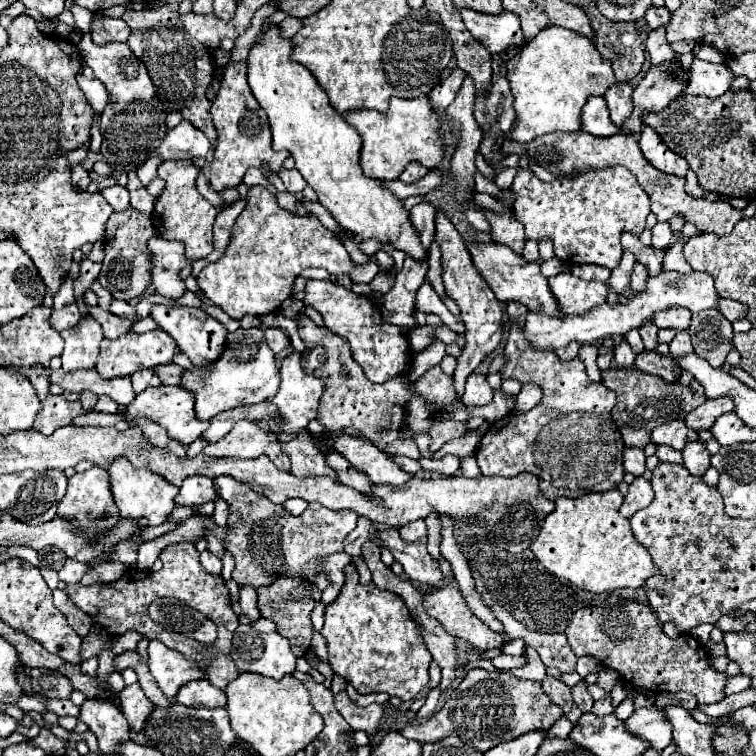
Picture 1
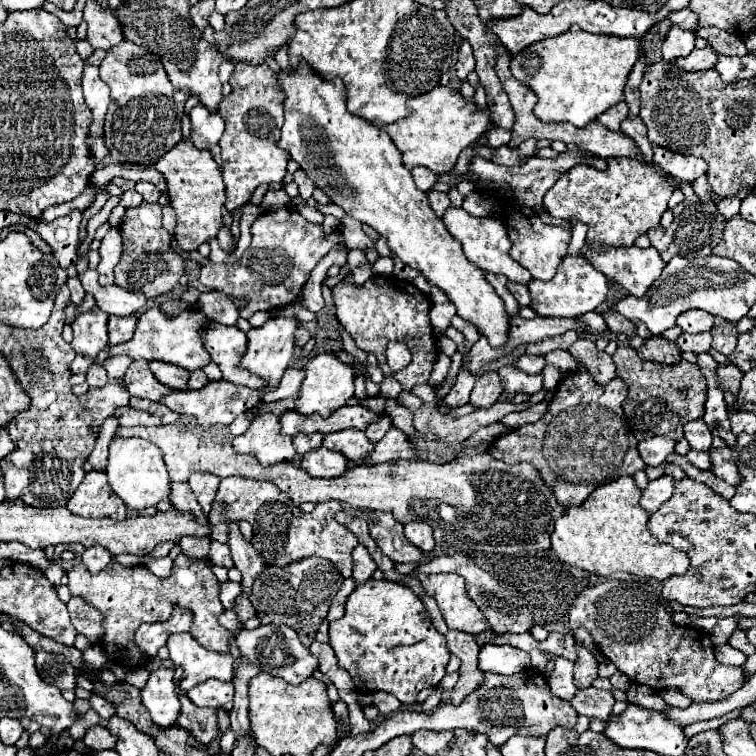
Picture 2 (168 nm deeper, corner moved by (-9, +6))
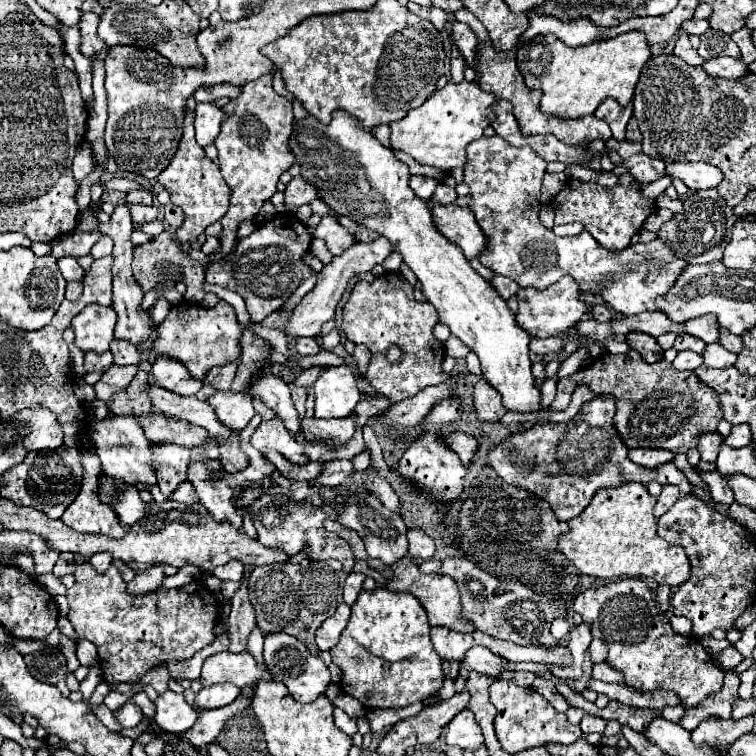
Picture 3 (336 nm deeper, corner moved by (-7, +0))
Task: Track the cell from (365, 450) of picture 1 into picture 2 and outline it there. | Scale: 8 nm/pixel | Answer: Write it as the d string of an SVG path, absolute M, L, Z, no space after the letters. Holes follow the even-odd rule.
M349 428L349 430L323 434L323 448L341 452L347 460L361 460L361 456L367 456L371 452L373 444L367 440L365 432Z

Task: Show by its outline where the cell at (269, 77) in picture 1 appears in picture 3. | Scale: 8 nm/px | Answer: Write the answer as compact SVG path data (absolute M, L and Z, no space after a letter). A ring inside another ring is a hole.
M335 110L333 122L327 126L311 114L297 120L289 138L289 150L301 166L303 180L315 186L325 204L337 214L349 216L357 224L389 238L395 252L401 254L421 282L427 300L437 308L439 322L447 324L453 336L479 356L483 376L503 396L503 406L517 412L541 410L541 396L529 362L529 334L515 324L507 302L471 268L465 254L437 232L429 204L409 188L411 174L407 164L369 130L361 128L359 120L345 110Z

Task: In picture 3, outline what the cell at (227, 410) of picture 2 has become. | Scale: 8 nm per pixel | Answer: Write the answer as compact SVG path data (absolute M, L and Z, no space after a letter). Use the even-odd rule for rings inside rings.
M217 390L211 398L207 398L207 402L215 410L219 422L223 422L235 432L241 432L247 422L255 416L251 396L245 392L235 394L231 390Z

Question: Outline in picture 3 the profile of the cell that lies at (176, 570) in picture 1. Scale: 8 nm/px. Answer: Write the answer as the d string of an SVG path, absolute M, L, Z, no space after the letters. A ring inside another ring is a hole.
M85 562L75 570L75 584L67 590L69 600L69 620L77 632L77 638L87 638L97 646L99 664L103 670L103 678L113 682L125 680L141 680L149 670L171 660L187 660L203 646L215 640L215 626L219 622L219 602L203 584L195 588L195 592L187 592L185 588L159 588L151 594L133 596L127 594L127 582L123 581L119 570L111 566L105 574L97 574L95 568Z

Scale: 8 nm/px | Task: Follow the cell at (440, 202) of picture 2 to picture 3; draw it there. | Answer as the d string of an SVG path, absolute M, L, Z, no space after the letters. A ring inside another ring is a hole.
M439 184L429 202L433 202L433 204L453 204L455 198L457 198L457 194L455 194L453 188L447 188L447 186Z

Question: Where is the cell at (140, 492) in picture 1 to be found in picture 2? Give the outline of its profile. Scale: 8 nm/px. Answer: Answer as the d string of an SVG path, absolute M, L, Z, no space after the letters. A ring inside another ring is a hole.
M113 438L109 444L109 458L105 474L109 488L125 502L131 510L157 506L159 500L169 496L169 474L163 462L163 452L149 440L143 438Z

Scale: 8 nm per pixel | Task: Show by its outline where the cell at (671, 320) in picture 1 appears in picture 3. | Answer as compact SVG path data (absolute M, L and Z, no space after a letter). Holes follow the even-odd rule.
M705 314L693 320L687 320L683 324L683 334L691 334L701 338L703 342L717 342L719 338L719 326L717 326L717 318L713 314Z

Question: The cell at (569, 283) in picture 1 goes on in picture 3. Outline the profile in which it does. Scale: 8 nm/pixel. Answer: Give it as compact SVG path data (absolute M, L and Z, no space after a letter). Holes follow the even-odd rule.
M563 276L559 282L551 284L545 290L535 290L535 288L521 288L517 292L519 300L519 312L515 314L515 320L519 326L529 332L535 338L549 338L549 336L559 336L567 328L575 326L587 312L589 304L581 300L581 290L579 284L571 276Z

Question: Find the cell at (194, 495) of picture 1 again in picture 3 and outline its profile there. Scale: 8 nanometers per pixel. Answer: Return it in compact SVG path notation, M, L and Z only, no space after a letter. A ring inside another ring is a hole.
M183 482L183 484L175 490L175 494L173 494L171 498L173 498L173 500L179 500L179 502L185 502L185 504L189 504L189 506L199 502L197 492L195 492L195 488L193 488L191 482Z

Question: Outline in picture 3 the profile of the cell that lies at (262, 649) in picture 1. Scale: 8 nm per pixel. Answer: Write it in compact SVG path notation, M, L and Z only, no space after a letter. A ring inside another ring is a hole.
M283 632L265 636L263 658L265 658L265 666L269 668L273 680L283 682L287 686L287 690L293 694L293 698L299 702L313 702L317 696L321 696L325 692L325 688L331 682L329 668L323 664L323 660L311 656L307 646L303 642L299 642L295 636L287 636Z

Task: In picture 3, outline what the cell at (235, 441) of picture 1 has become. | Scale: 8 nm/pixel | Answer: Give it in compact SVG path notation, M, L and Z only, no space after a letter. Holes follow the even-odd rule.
M281 418L263 420L251 436L251 446L257 448L259 452L261 450L277 450L293 464L307 464L309 462L309 458L305 456L301 446L295 442L295 438L283 426Z

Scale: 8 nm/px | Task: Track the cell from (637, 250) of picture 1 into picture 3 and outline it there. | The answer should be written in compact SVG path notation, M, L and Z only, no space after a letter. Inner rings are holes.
M715 188L697 190L683 200L683 212L675 214L667 224L663 224L657 236L671 246L675 256L687 260L689 264L709 264L721 260L723 250L731 240L731 228L735 220L737 216L733 214L731 206L717 196Z

